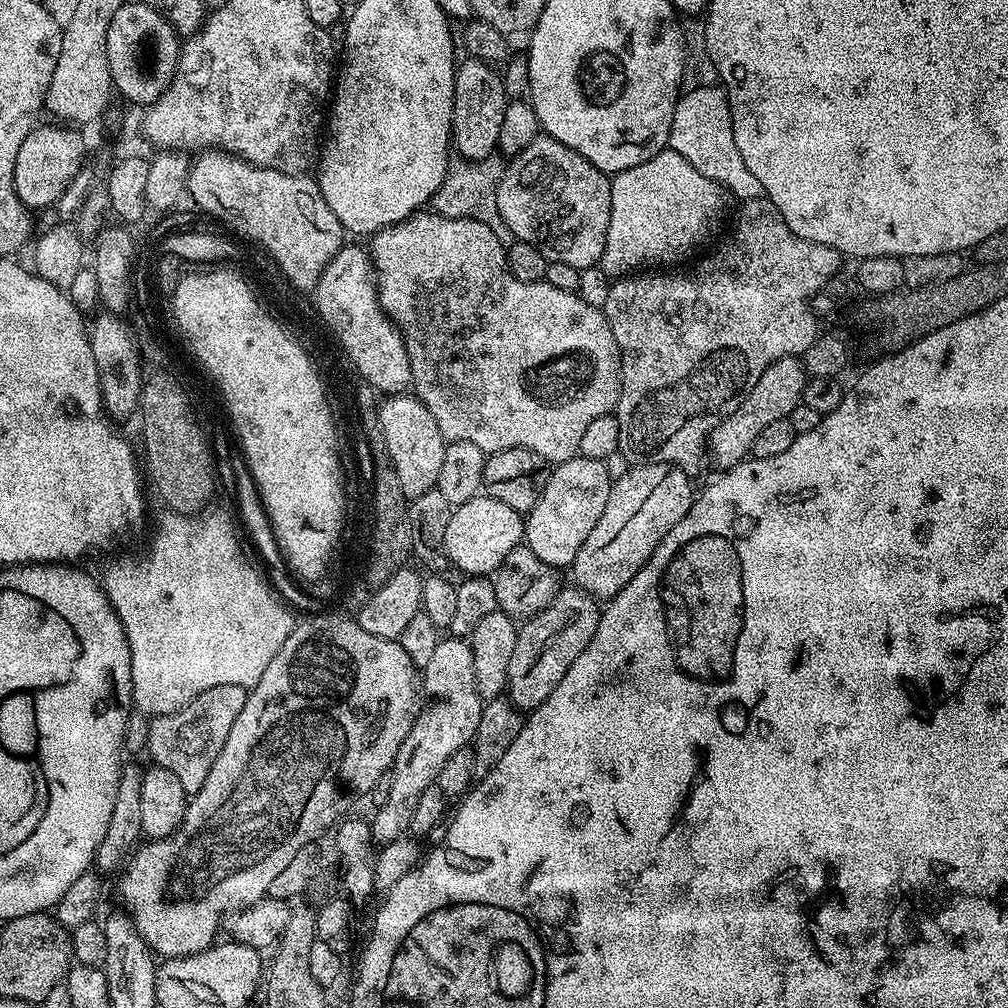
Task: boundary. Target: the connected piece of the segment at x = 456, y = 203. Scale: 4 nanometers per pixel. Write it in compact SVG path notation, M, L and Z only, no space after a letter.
M500 154L487 156L485 160L449 159L442 186L438 186L438 190L432 195L431 211L446 218L477 220L490 226L490 230L494 230L498 242L502 242L505 246L513 243L512 231L510 226L506 226L498 210L498 198L496 197L496 192L500 189L500 180L504 177L505 167L505 157Z

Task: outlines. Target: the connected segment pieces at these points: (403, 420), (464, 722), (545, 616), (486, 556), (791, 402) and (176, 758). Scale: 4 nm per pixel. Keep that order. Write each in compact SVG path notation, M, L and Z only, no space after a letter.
M392 394L380 408L380 424L384 427L382 439L390 450L392 471L398 474L398 486L409 501L429 492L438 482L442 454L446 443L444 435L434 422L434 414L412 394Z
M441 638L438 646L434 646L430 662L422 669L422 692L432 701L417 711L414 726L410 734L406 734L406 742L402 742L392 763L387 777L388 792L375 809L376 817L370 820L372 840L378 842L377 845L394 842L409 831L418 798L435 785L442 766L446 766L446 758L459 748L471 745L484 709L481 694L476 689L473 664L472 646L467 639Z
M564 586L546 606L546 610L523 621L516 634L514 654L510 654L507 699L521 710L531 710L546 702L554 686L558 686L566 670L570 670L574 658L578 658L578 654L586 650L590 638L594 638L600 613L597 601L588 593L581 592L575 586Z
M483 494L470 498L470 502L455 505L444 539L444 553L448 555L449 565L461 573L464 571L468 576L488 576L495 573L506 554L521 547L525 523L525 517L510 510L506 502L498 502L498 498Z
M787 356L768 367L766 374L758 378L752 393L740 403L738 410L734 410L734 414L718 422L716 429L708 435L706 452L709 457L712 455L717 469L727 470L739 464L751 453L754 438L758 438L758 434L762 434L762 430L766 430L770 422L788 419L790 410L801 404L805 383L806 373L797 357Z
M214 686L174 714L151 717L146 749L147 755L152 755L151 763L176 775L178 782L182 782L182 790L190 794L202 790L202 782L210 775L214 758L218 758L222 746L226 746L230 726L234 726L234 718L238 718L242 706L246 706L248 694L249 689L242 686Z

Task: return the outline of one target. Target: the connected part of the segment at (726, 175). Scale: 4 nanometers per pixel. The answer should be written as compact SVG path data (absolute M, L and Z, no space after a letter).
M723 87L699 88L687 90L676 101L674 122L670 126L670 138L667 147L682 154L698 174L706 174L714 182L724 187L725 193L737 196L737 201L758 200L764 196L761 184L754 174L742 162L738 154L738 145L734 142L734 126L728 105L728 94Z

